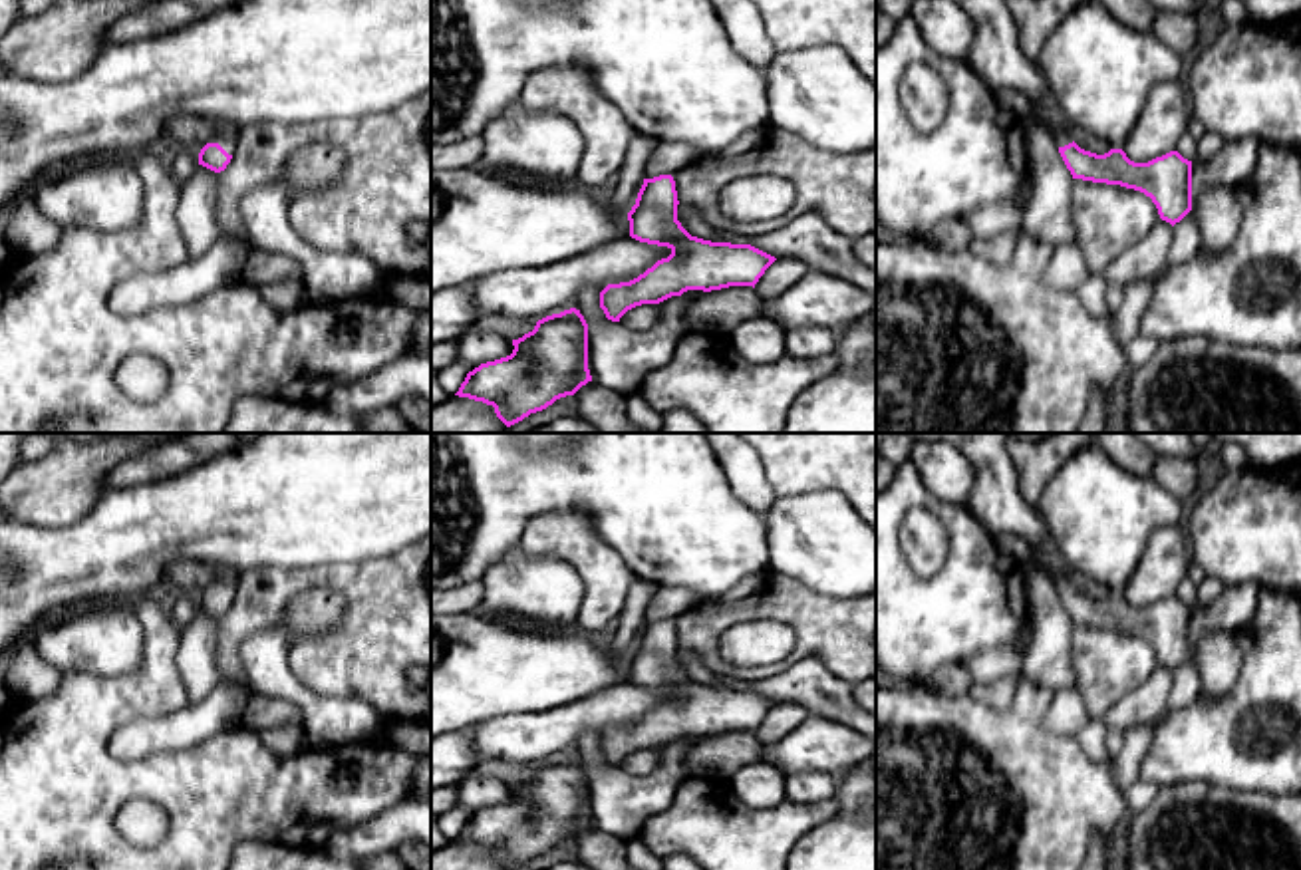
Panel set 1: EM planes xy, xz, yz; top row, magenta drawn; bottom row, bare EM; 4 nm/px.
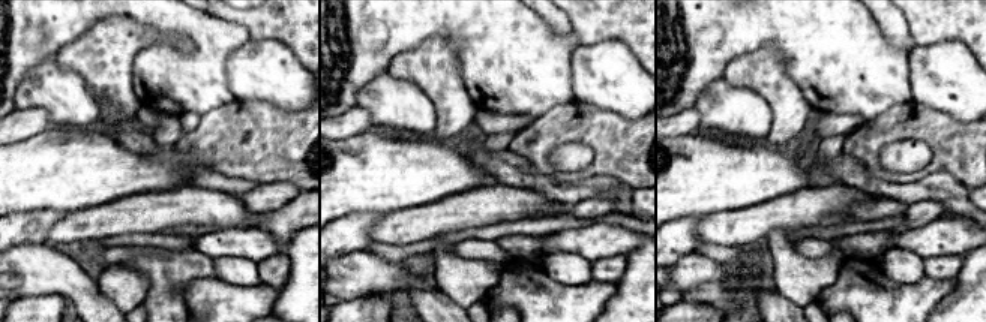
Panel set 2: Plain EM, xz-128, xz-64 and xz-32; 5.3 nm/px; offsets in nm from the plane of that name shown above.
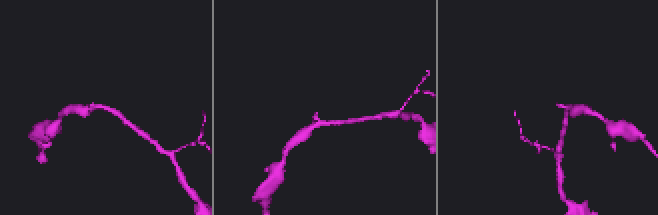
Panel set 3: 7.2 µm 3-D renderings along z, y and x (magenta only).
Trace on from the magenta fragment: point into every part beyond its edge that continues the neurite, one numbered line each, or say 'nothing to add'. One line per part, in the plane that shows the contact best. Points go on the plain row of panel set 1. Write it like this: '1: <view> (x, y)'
1: xy (227, 580)

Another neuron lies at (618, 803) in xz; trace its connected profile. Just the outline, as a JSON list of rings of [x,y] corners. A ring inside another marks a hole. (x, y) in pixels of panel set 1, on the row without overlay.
[[[586,733],[574,753],[588,769],[588,814],[592,826],[624,842],[638,838],[648,820],[667,808],[687,779],[689,741],[671,741],[657,749],[659,765],[646,777],[634,777],[606,763],[600,735]]]

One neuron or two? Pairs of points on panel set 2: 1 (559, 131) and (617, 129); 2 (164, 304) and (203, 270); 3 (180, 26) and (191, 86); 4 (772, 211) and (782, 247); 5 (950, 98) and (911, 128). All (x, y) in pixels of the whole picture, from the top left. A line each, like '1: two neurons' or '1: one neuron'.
1: one neuron
2: one neuron
3: one neuron
4: two neurons
5: two neurons

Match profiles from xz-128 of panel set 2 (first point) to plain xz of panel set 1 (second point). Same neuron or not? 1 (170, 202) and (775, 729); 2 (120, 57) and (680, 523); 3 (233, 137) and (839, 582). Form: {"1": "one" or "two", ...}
{"1": "two", "2": "two", "3": "two"}

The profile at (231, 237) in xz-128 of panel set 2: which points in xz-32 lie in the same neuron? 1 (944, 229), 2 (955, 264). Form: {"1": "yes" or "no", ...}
{"1": "yes", "2": "no"}

